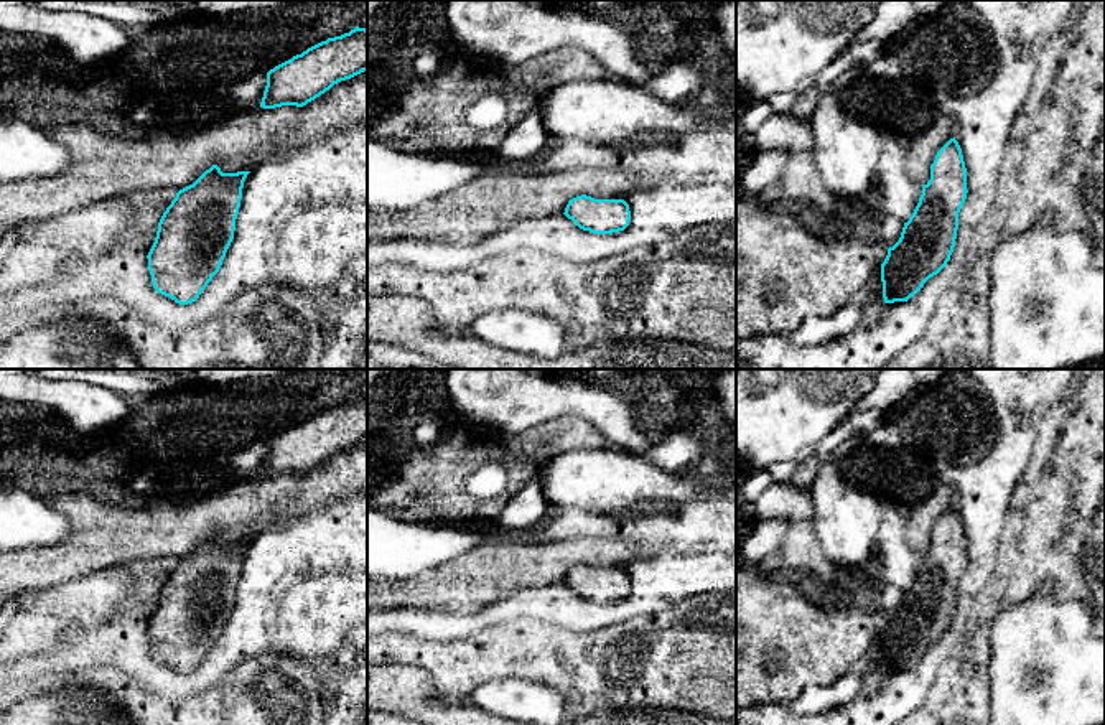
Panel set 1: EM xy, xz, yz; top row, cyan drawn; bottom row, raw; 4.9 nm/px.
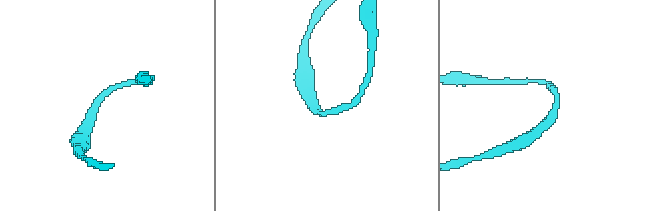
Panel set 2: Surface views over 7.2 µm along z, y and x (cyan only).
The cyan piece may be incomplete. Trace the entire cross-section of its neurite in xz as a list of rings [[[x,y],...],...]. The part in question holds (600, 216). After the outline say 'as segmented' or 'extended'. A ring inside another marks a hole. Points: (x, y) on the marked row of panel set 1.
[[[586,194],[570,199],[563,214],[593,234],[624,231],[631,221],[629,204],[624,199],[594,199]]] | as segmented

